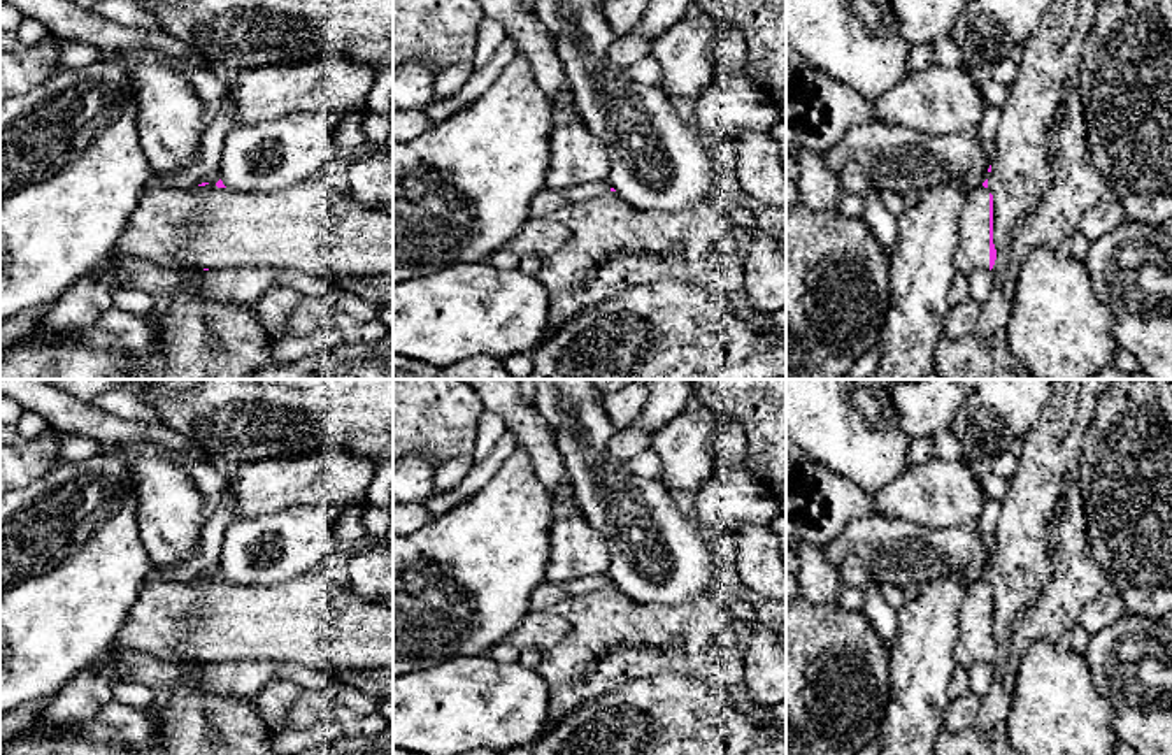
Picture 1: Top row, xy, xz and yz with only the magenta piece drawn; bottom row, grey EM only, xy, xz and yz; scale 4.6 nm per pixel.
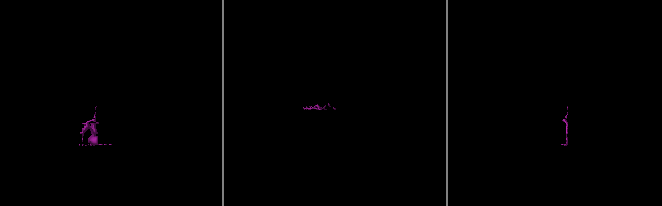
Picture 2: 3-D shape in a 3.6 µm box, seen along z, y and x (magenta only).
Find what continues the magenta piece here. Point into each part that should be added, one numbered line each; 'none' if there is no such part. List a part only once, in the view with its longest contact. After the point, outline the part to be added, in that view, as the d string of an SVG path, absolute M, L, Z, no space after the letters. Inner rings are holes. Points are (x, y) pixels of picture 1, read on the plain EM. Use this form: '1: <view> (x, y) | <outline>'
1: yz (972, 645) | M984 579L968 585L958 609L954 658L965 669L990 664L990 586Z

